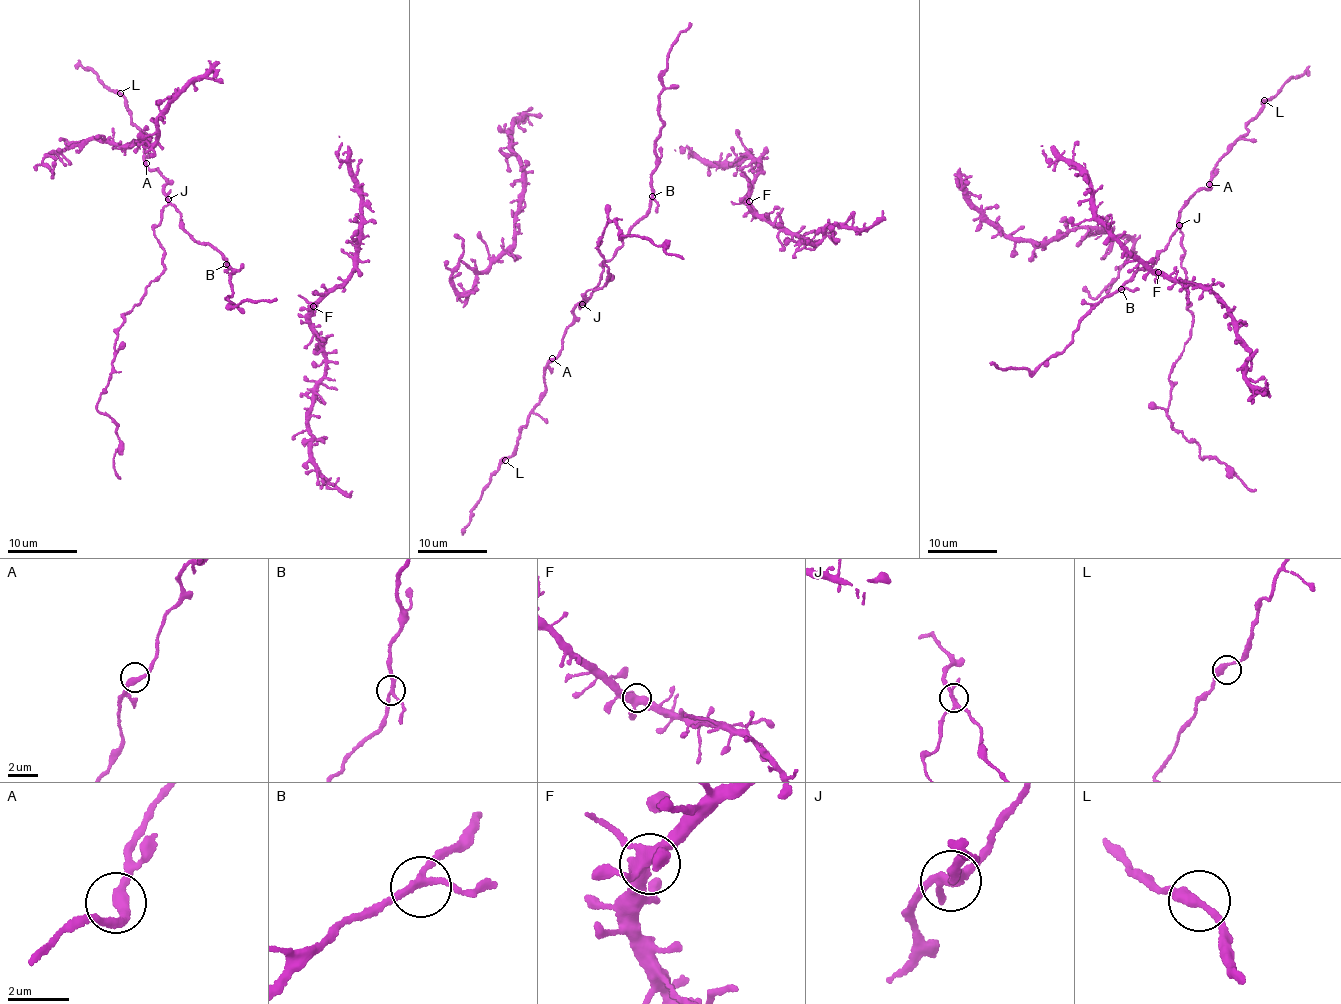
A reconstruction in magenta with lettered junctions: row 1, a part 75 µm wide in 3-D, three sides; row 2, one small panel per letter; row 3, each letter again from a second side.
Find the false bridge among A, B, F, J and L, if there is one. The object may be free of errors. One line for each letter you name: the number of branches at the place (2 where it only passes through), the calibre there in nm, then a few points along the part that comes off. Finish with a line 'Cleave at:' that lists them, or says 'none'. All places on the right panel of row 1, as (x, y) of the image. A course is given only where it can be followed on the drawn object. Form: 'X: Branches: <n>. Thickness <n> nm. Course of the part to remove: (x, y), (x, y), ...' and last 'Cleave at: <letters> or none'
J: Branches: 4. Thickness 240 nm. Course of the part to remove: (1179, 225), (1193, 317), (1169, 374), (1168, 419), (1196, 442), (1200, 457), (1229, 466), (1256, 491)
Cleave at: J

